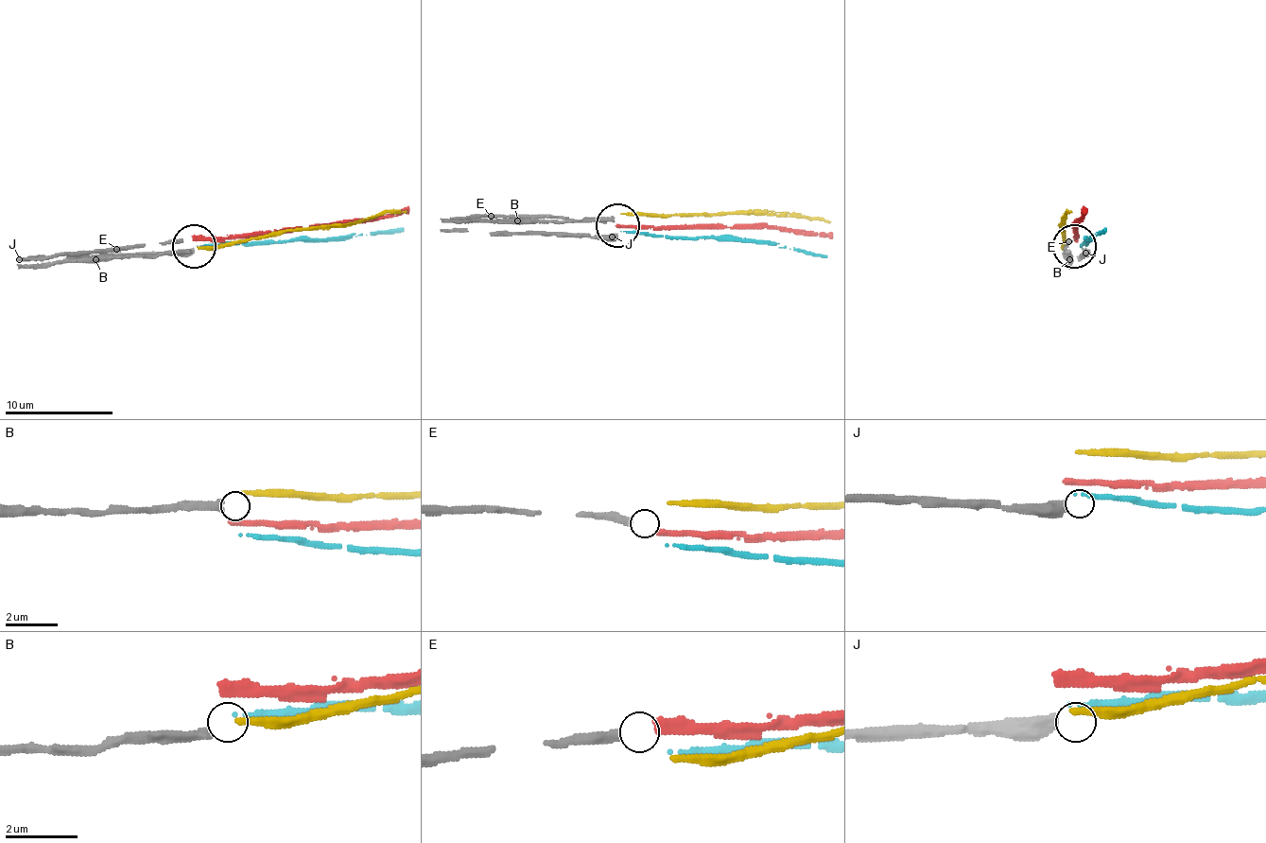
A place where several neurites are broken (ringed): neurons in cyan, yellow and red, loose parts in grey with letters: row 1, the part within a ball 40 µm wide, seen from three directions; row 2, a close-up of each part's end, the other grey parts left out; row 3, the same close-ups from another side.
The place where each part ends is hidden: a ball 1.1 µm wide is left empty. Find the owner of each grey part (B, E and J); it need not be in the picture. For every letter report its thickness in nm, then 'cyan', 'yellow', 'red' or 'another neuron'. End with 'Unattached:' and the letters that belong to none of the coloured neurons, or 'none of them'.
B: calibre 240 nm; another neuron
E: calibre 300 nm; another neuron
J: calibre 500 nm; another neuron
Unattached: B, E, J

